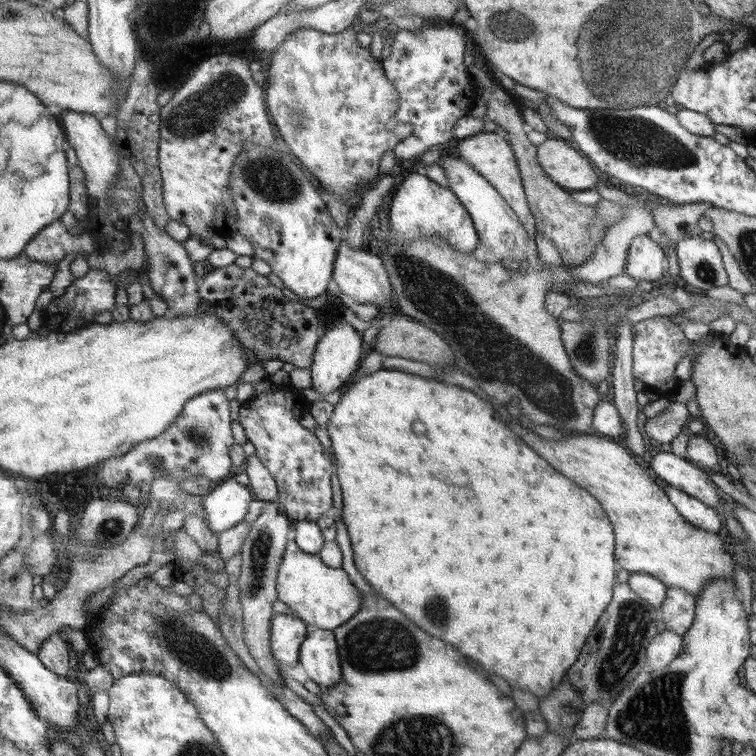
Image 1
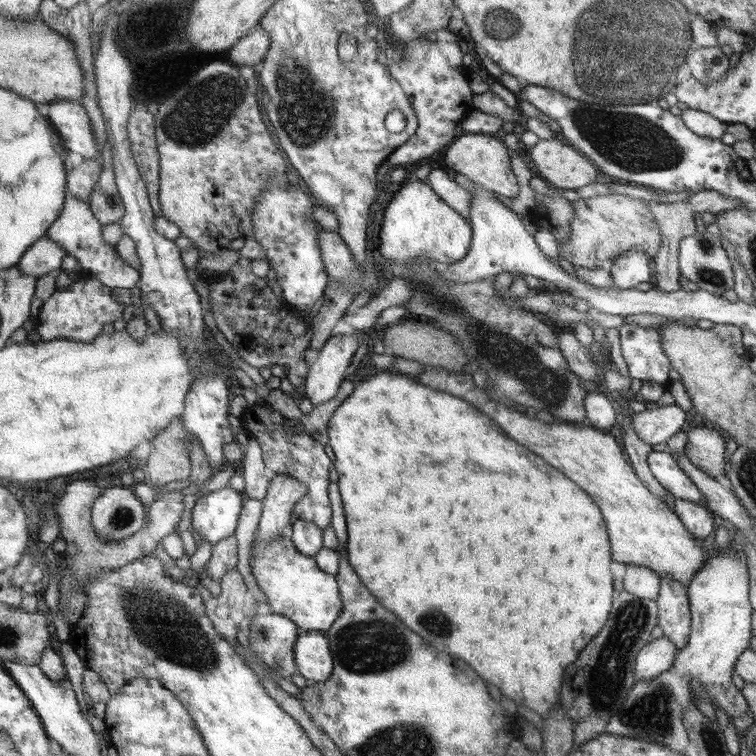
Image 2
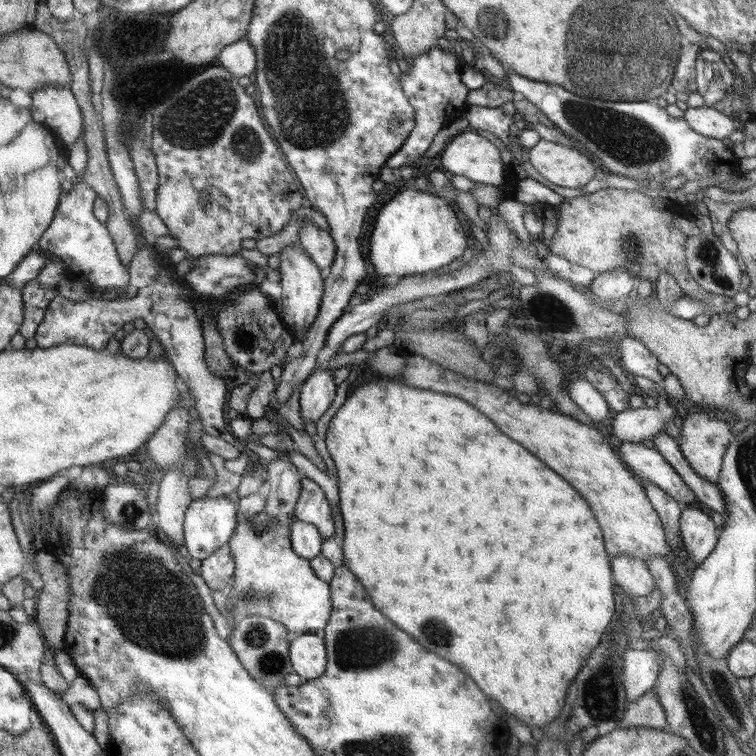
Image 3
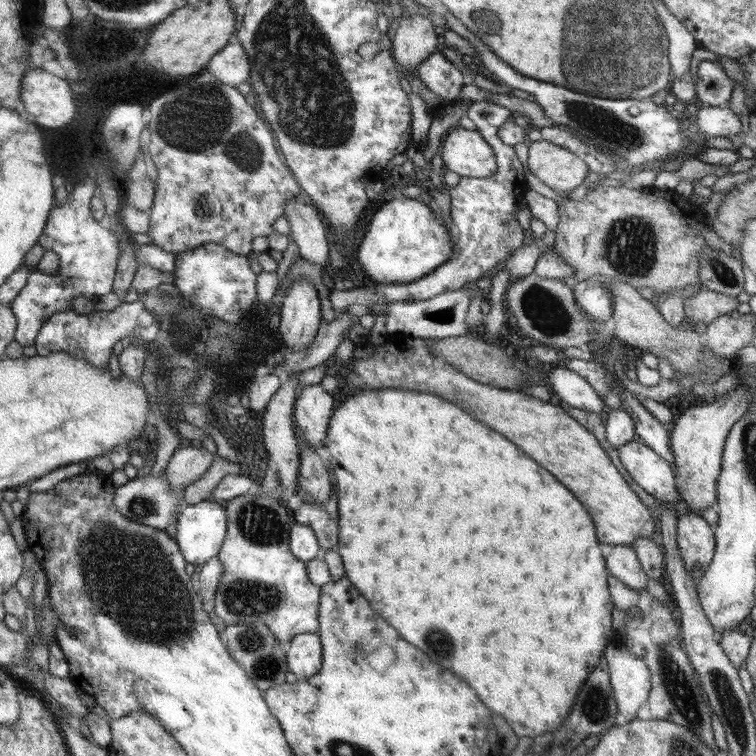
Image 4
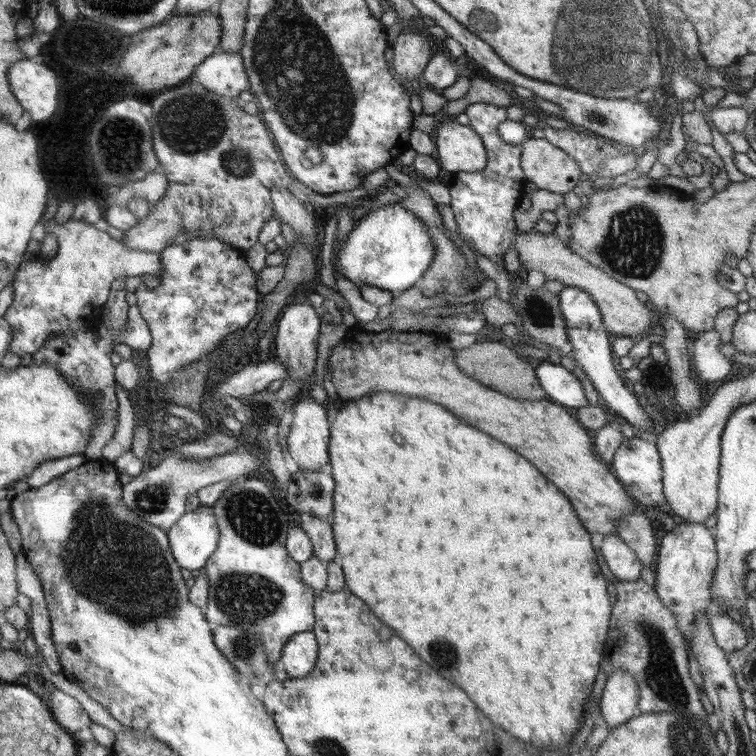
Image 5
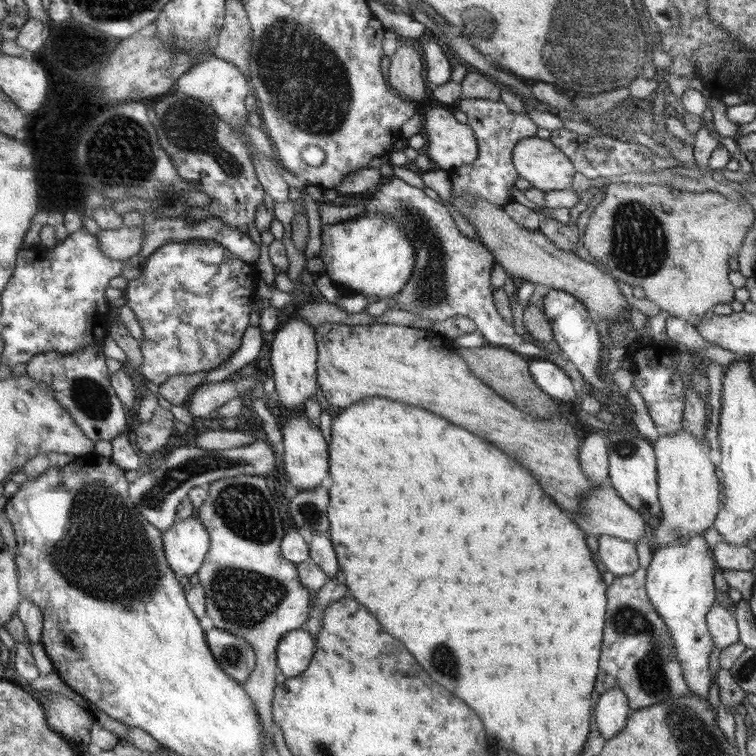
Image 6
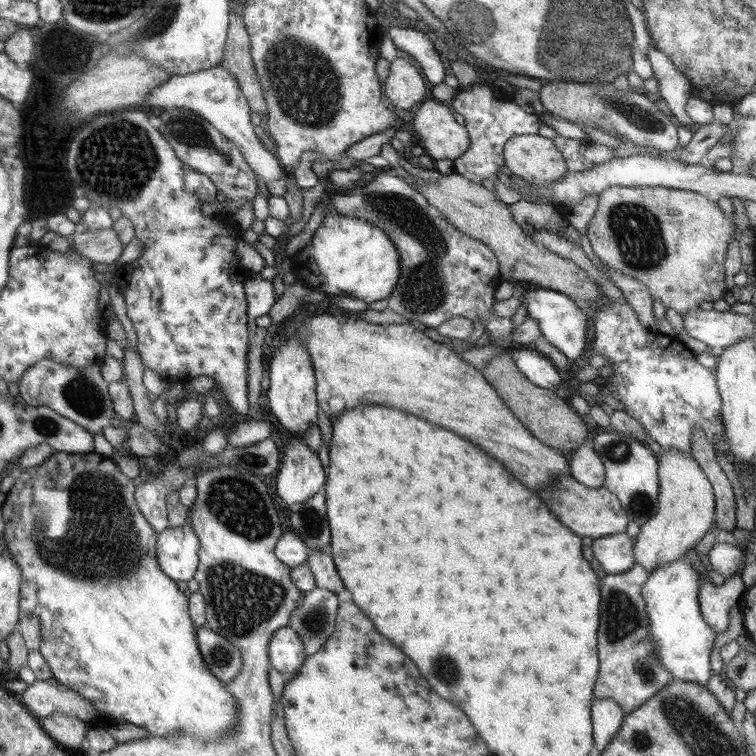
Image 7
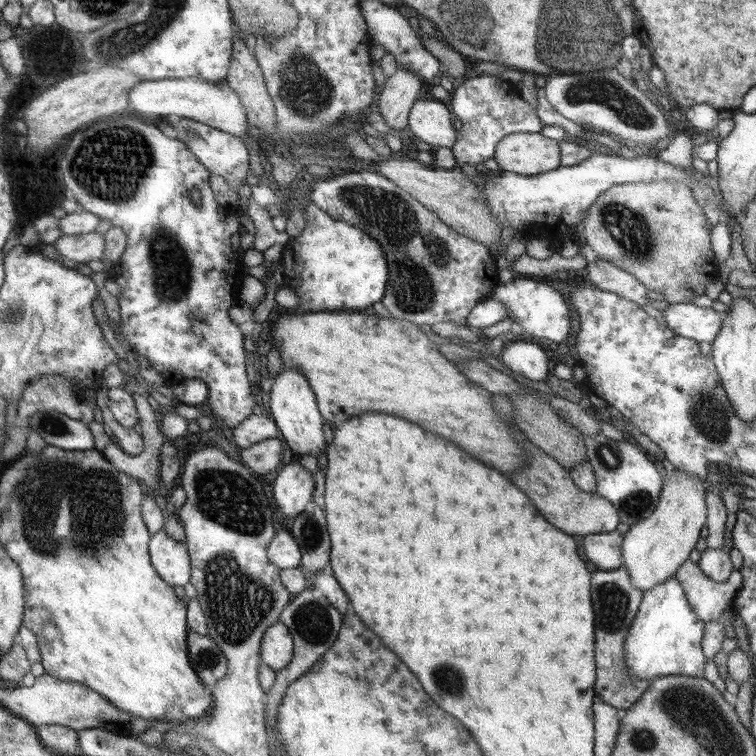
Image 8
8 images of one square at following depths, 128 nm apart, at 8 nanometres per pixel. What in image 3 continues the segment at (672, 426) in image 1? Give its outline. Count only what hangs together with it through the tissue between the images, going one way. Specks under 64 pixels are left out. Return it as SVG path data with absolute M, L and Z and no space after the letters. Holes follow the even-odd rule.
M661 391L657 392L656 408L626 409L619 412L612 420L610 436L622 442L641 443L660 431L665 432L666 423L674 418L674 406L671 400Z

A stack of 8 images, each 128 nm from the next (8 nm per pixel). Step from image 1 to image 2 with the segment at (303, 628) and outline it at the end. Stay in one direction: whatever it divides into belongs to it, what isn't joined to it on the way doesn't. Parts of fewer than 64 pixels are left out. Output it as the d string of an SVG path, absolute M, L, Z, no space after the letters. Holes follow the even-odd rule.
M256 614L250 620L248 644L260 660L280 674L290 679L297 671L293 648L301 632L295 622L278 614Z

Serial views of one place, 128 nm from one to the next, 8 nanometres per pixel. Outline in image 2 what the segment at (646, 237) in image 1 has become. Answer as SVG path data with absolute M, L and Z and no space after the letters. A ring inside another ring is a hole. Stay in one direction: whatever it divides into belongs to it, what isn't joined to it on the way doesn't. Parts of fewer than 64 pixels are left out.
M641 248L626 250L622 257L618 257L609 267L613 286L620 290L636 289L642 282L650 282L654 275L654 263L646 257Z

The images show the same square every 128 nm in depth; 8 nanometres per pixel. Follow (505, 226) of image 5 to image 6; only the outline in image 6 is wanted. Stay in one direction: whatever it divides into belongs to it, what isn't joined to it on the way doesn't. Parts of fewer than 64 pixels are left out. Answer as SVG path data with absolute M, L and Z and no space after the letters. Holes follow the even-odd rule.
M465 98L460 99L454 107L468 116L466 125L473 128L480 149L476 162L450 170L451 192L456 196L470 194L474 198L504 208L512 198L508 196L508 188L511 189L512 184L515 184L514 180L519 177L513 164L514 149L522 140L536 137L539 128L530 120L528 114L510 112L510 108L502 100Z

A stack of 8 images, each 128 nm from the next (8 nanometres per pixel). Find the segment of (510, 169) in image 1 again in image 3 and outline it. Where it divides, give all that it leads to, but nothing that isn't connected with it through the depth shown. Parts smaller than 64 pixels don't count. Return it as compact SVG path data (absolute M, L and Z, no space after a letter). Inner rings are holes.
M470 129L453 137L440 153L441 165L449 175L460 174L474 183L490 186L504 184L500 150L490 140Z

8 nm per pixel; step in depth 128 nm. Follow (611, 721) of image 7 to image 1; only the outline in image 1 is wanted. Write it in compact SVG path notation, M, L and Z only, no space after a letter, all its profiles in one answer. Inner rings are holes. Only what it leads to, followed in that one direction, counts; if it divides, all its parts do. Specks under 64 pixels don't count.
M665 630L648 644L646 656L648 658L648 671L660 672L670 666L684 648L685 640L678 634Z

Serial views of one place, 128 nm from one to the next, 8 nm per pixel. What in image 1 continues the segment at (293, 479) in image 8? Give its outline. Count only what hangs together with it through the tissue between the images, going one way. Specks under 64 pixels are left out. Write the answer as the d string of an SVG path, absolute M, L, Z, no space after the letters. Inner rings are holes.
M344 318L334 321L326 331L324 337L318 341L313 352L313 363L311 364L311 388L324 398L325 394L330 394L338 390L354 372L357 372L358 362L362 354L362 338L356 334L356 329L352 327Z

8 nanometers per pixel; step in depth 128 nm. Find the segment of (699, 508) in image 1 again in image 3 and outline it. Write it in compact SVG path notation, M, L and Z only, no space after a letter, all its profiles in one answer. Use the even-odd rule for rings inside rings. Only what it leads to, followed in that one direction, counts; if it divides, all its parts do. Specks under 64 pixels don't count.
M688 508L681 512L680 534L683 548L695 565L702 564L713 553L718 538L718 528L711 516L700 509Z

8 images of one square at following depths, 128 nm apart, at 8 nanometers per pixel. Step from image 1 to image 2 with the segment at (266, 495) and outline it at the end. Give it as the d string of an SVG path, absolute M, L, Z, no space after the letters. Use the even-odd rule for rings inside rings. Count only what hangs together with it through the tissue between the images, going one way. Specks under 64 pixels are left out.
M249 436L241 461L242 476L245 480L242 494L248 498L262 500L266 496L273 474L263 461L263 450L257 438Z

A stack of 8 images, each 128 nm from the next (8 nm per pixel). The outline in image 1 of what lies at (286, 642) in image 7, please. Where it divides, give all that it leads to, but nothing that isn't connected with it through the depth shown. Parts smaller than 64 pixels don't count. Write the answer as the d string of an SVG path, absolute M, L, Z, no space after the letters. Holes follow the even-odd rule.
M314 630L300 648L300 662L310 680L320 687L331 687L341 681L340 647L334 632Z

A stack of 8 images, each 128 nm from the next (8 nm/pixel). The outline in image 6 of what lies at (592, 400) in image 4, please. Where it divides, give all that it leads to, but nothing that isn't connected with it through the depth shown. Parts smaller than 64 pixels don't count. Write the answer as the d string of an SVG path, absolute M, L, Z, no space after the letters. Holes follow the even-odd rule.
M546 358L530 360L529 371L533 375L534 382L552 399L563 404L575 402L578 398L572 379L551 360Z

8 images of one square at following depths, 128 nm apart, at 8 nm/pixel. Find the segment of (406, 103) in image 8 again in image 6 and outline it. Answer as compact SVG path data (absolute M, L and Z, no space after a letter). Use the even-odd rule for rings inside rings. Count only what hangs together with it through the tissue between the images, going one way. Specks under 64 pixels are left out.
M403 41L390 60L389 85L395 93L401 94L406 100L422 100L426 96L426 82L422 78L423 56L418 54L412 44Z

